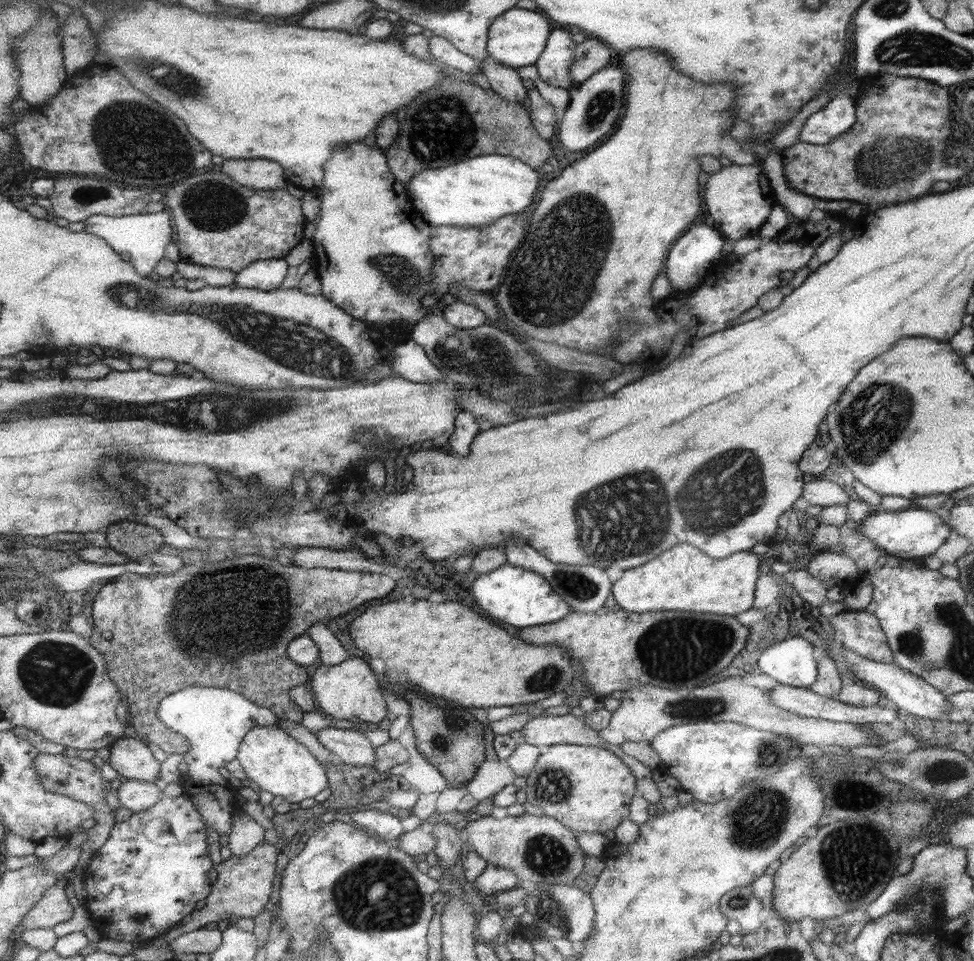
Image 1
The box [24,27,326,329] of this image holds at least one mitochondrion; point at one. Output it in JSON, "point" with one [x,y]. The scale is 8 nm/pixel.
{"point":[119,128]}

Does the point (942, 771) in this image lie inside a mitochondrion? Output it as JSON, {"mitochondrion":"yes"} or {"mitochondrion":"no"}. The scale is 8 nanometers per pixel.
{"mitochondrion":"yes"}

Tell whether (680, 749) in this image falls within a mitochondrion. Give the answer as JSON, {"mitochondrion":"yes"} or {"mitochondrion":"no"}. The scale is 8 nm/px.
{"mitochondrion":"no"}

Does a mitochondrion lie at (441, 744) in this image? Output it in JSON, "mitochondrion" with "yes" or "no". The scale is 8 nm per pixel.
{"mitochondrion":"yes"}

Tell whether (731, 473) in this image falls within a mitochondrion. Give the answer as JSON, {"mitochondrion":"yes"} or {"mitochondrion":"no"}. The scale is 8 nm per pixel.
{"mitochondrion":"yes"}

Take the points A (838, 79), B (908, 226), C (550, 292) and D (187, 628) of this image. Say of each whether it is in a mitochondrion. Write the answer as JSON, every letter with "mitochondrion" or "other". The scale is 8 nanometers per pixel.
{"A":"other","B":"other","C":"mitochondrion","D":"mitochondrion"}

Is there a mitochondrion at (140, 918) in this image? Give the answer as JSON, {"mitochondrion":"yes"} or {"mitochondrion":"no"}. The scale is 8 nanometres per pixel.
{"mitochondrion":"yes"}

